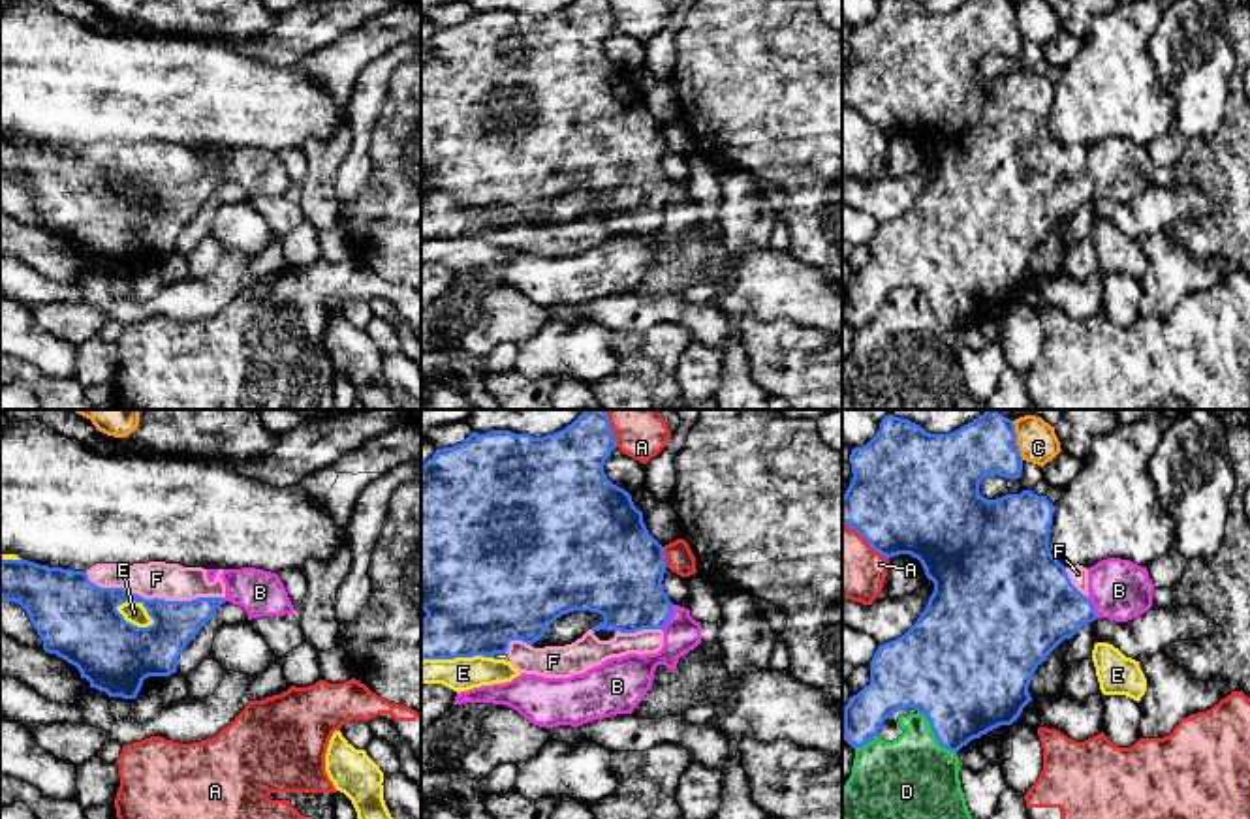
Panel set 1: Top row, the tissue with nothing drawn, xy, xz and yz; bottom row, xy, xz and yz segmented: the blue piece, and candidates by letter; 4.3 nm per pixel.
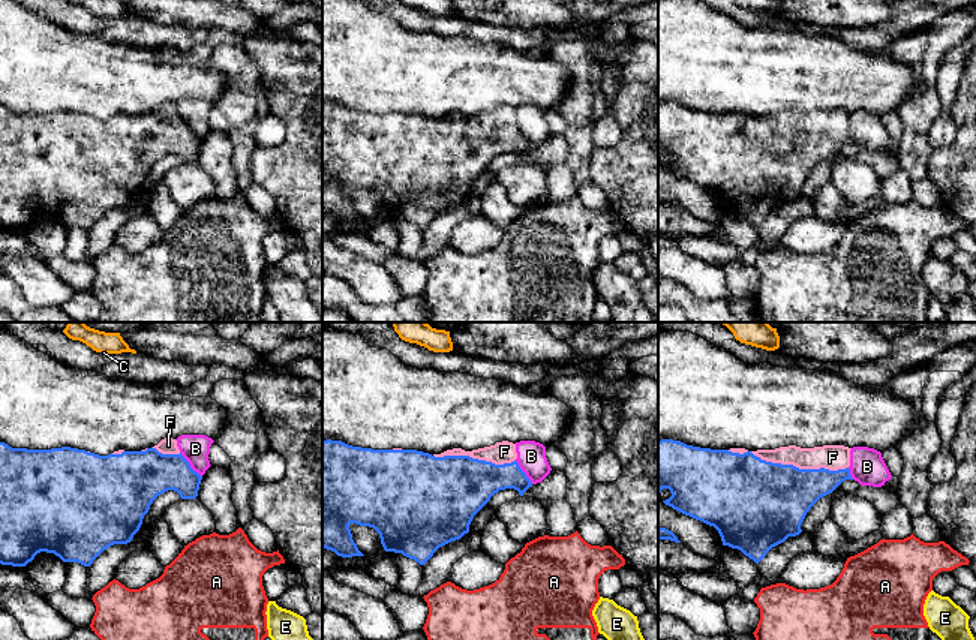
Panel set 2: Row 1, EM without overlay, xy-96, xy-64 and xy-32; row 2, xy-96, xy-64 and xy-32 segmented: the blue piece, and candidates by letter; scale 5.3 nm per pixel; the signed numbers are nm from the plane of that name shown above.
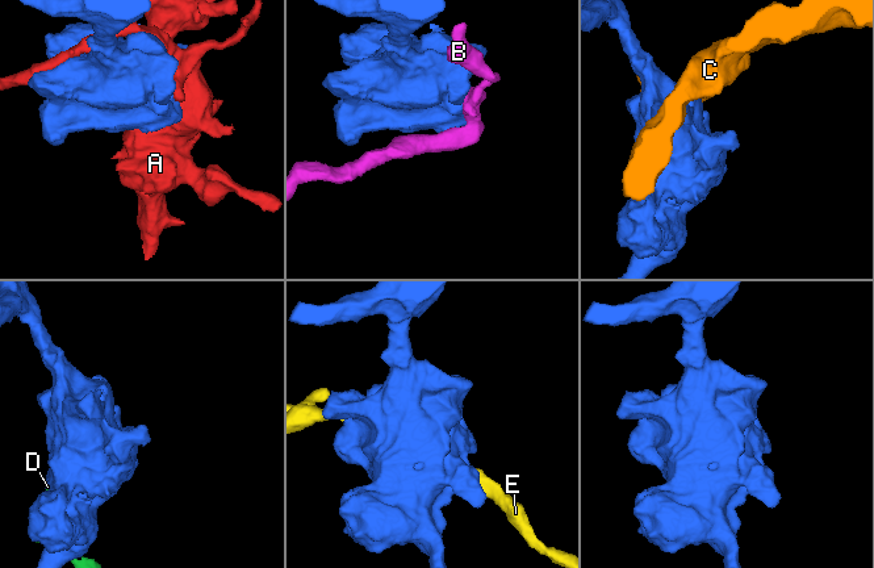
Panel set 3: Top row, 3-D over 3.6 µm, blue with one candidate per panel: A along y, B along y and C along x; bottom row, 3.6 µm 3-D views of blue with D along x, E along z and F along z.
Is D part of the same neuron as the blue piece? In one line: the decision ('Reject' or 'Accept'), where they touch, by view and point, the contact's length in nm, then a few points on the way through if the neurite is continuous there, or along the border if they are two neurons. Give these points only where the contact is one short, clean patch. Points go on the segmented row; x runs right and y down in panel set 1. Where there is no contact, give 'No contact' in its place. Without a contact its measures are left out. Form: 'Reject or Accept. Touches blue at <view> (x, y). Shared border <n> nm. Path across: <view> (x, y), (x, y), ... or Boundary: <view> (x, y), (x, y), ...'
Reject. Touches blue at yz (935, 735). Shared border 260 nm

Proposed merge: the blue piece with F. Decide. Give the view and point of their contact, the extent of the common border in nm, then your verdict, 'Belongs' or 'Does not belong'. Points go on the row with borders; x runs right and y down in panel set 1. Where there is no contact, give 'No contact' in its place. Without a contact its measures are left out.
Touches blue at xy (151, 600). Shared border 600 nm. Belongs

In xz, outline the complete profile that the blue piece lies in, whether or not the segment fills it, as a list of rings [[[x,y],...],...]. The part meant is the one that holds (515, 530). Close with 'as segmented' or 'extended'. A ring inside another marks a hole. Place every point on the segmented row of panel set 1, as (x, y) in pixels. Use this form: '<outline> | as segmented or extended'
[[[585,410],[564,430],[543,438],[513,434],[509,430],[491,430],[487,434],[472,432],[462,443],[436,449],[436,453],[421,464],[421,609],[427,612],[421,620],[421,661],[474,656],[492,657],[494,654],[506,654],[519,672],[543,678],[570,678],[573,674],[583,674],[611,657],[622,657],[628,654],[645,656],[662,650],[662,629],[673,614],[673,603],[662,584],[667,567],[664,547],[648,533],[643,522],[643,513],[633,505],[630,492],[613,485],[603,471],[603,464],[615,447],[617,441],[607,411]],[[573,610],[598,612],[603,620],[571,644],[545,648],[532,646],[556,618]]] | extended

